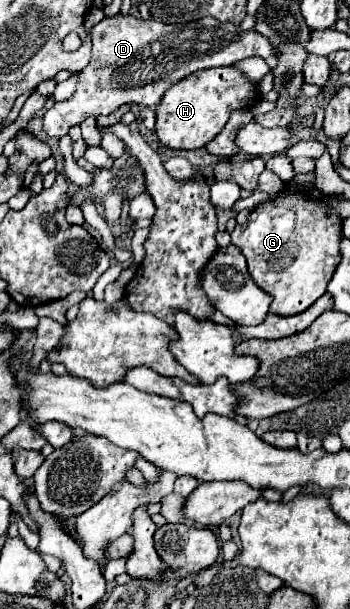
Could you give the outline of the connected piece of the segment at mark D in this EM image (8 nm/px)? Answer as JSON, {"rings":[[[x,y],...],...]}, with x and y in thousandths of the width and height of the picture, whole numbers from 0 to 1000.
{"rings":[[[320,26],[320,30],[297,30],[291,36],[280,36],[263,53],[263,99],[251,102],[251,108],[229,118],[229,135],[223,144],[211,151],[206,161],[194,161],[177,171],[149,174],[143,181],[131,181],[131,187],[120,190],[120,210],[137,220],[137,227],[171,227],[183,220],[194,220],[194,210],[211,204],[229,204],[246,190],[286,190],[286,187],[320,187],[331,177],[343,177],[349,171],[411,171],[411,174],[446,174],[463,161],[463,154],[503,138],[509,131],[520,131],[526,125],[560,118],[560,115],[583,115],[583,112],[623,112],[623,108],[663,108],[674,99],[697,99],[709,92],[749,92],[771,112],[783,112],[783,105],[794,102],[771,69],[760,66],[760,59],[749,59],[731,49],[709,49],[691,53],[680,43],[669,39],[629,39],[623,33],[589,26],[571,30],[560,36],[543,39],[463,39],[446,33],[406,33],[406,30],[383,30],[383,26]]]}

